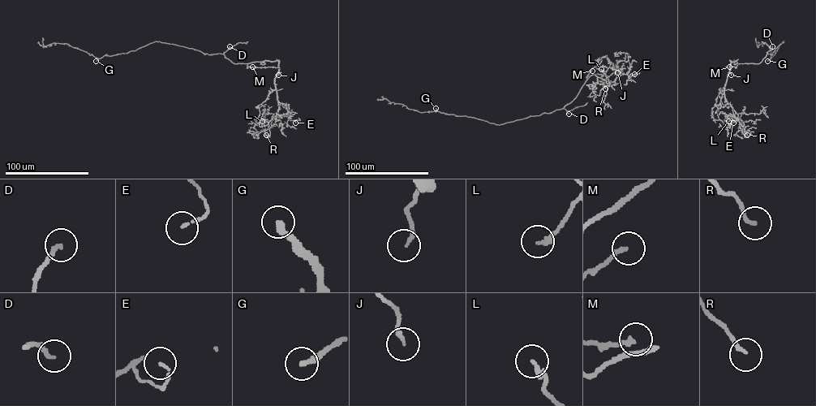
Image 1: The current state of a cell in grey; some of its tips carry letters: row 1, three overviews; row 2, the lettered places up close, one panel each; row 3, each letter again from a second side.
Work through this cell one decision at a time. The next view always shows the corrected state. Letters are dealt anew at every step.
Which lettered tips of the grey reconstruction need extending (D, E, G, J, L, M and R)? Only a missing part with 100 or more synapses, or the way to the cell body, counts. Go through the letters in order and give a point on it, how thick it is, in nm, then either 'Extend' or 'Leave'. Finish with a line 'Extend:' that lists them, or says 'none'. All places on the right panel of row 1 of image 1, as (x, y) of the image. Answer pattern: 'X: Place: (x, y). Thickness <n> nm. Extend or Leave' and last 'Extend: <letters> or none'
D: Place: (772, 46). Thickness 190 nm. Leave
E: Place: (733, 123). Thickness 100 nm. Leave
G: Place: (767, 61). Thickness 200 nm. Extend
J: Place: (731, 75). Thickness 140 nm. Leave
L: Place: (728, 121). Thickness 240 nm. Leave
M: Place: (729, 66). Thickness 190 nm. Leave
R: Place: (747, 135). Thickness 150 nm. Leave
Extend: G

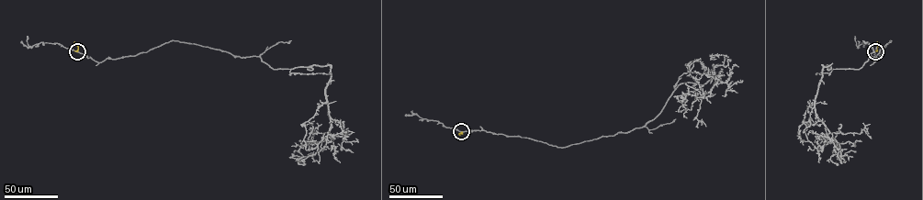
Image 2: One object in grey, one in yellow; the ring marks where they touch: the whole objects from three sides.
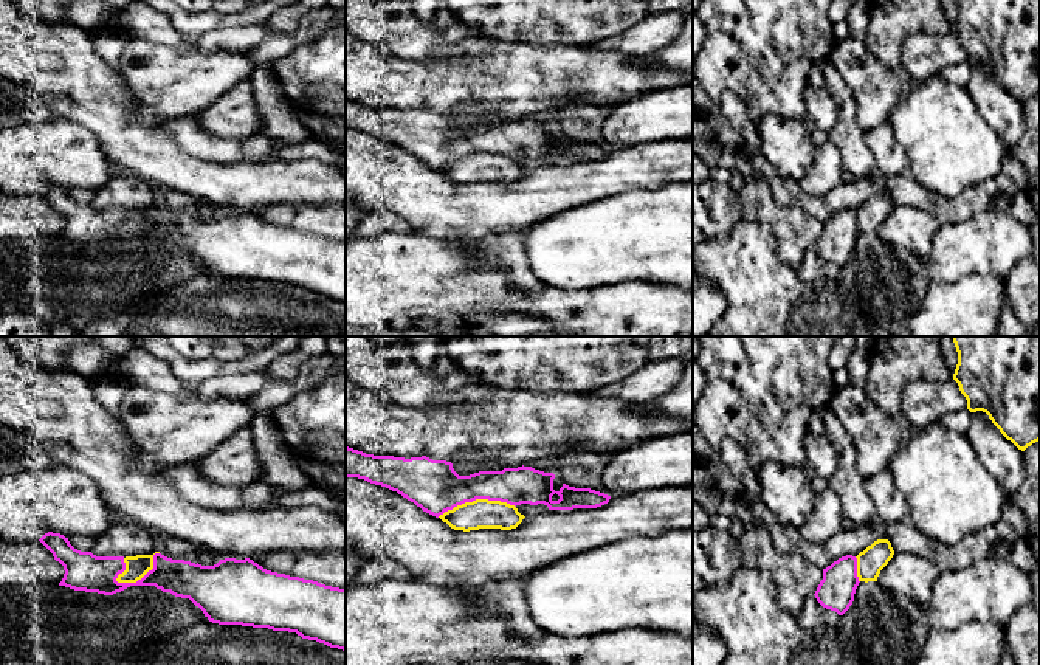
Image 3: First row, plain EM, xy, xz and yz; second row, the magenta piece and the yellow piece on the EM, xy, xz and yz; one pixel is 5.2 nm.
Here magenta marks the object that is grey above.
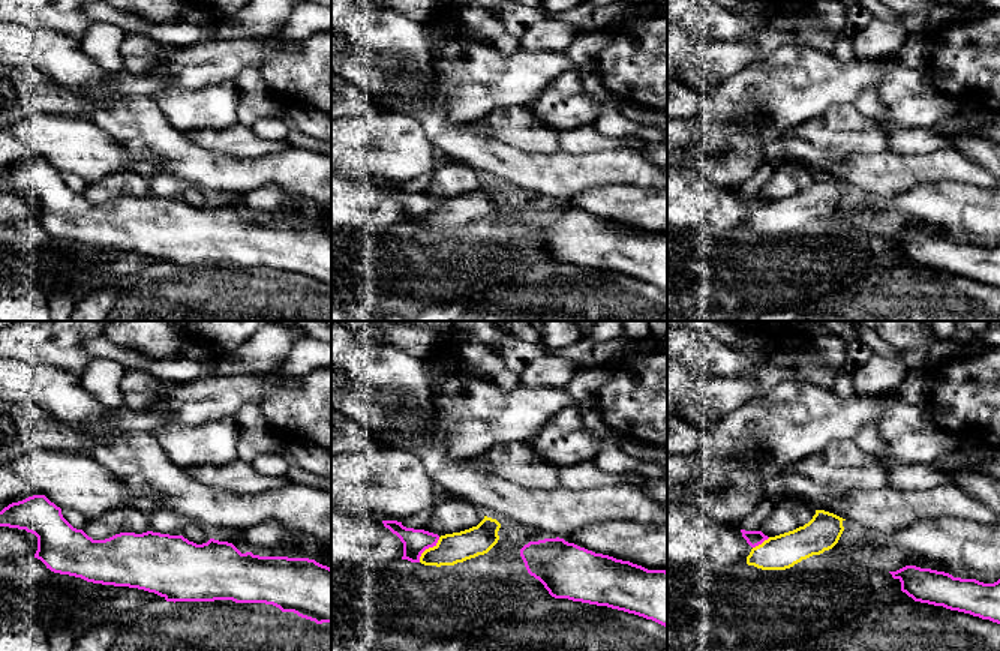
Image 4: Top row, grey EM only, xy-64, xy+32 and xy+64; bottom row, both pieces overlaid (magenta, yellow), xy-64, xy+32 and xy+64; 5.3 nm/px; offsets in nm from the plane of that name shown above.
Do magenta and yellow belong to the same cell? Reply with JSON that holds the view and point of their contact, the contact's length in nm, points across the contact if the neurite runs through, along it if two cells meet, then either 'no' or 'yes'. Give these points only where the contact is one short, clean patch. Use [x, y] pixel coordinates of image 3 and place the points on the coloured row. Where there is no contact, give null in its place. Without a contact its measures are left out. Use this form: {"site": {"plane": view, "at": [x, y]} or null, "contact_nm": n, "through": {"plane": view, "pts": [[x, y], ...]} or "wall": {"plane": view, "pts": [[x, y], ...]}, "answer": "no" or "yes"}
{"site": {"plane": "xy", "at": [143, 577]}, "contact_nm": 280, "wall": {"plane": "xy", "pts": [[158, 552], [154, 555], [152, 568], [135, 582], [115, 580]]}, "answer": "no"}

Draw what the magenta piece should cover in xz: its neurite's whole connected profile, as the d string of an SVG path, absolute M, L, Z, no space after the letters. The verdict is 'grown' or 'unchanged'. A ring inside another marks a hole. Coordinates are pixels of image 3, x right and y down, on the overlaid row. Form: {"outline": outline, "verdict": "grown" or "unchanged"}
{"outline": "M349 446L346 477L364 479L397 491L436 518L476 499L501 501L515 507L544 504L549 510L597 508L611 499L604 493L566 484L555 491L555 474L532 467L459 476L446 460L432 460L426 456L374 456Z", "verdict": "unchanged"}

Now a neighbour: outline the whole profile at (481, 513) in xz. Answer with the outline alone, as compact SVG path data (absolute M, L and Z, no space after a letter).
M476 499L439 516L454 530L516 529L525 518L515 505L501 501Z

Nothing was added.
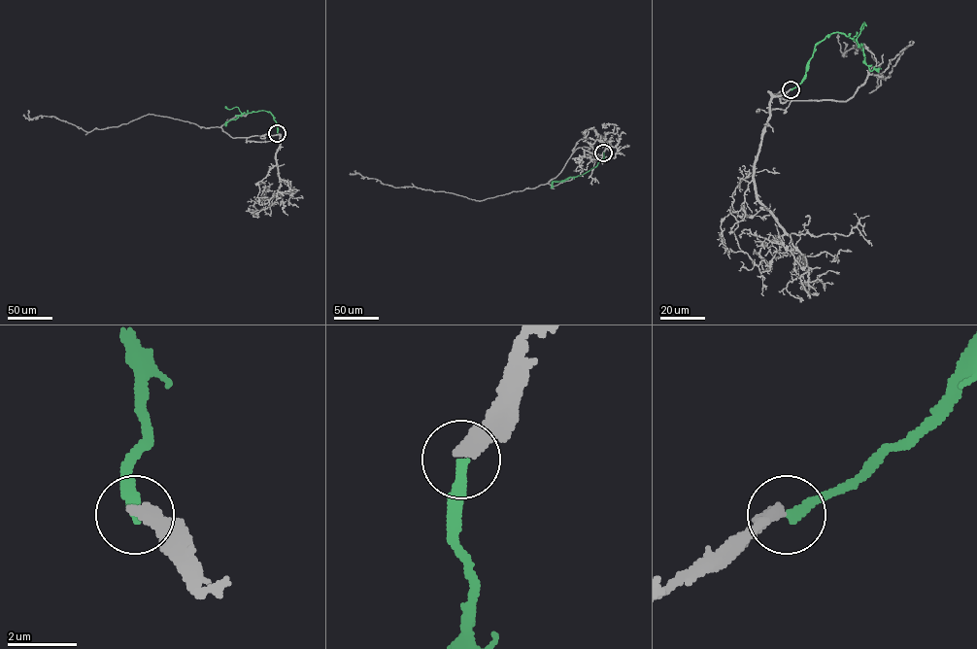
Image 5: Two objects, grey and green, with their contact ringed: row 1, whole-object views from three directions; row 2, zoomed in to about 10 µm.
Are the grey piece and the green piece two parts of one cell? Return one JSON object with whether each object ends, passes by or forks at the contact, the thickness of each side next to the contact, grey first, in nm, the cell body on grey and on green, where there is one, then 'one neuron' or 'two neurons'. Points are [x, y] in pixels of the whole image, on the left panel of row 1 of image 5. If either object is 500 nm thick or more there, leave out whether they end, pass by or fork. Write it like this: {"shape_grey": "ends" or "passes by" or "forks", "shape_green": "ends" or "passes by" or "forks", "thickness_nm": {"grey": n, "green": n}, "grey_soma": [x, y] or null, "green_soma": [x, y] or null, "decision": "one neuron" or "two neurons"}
{"shape_grey": "ends", "shape_green": "ends", "thickness_nm": {"grey": 420, "green": 300}, "grey_soma": null, "green_soma": null, "decision": "two neurons"}

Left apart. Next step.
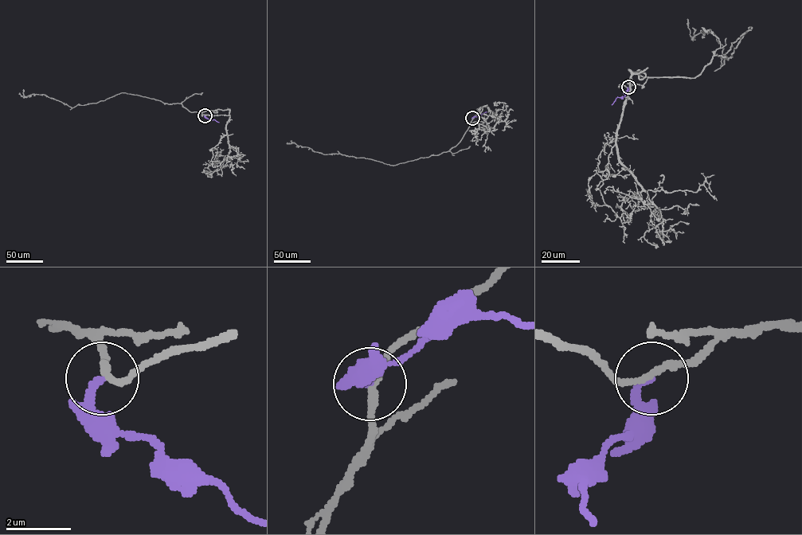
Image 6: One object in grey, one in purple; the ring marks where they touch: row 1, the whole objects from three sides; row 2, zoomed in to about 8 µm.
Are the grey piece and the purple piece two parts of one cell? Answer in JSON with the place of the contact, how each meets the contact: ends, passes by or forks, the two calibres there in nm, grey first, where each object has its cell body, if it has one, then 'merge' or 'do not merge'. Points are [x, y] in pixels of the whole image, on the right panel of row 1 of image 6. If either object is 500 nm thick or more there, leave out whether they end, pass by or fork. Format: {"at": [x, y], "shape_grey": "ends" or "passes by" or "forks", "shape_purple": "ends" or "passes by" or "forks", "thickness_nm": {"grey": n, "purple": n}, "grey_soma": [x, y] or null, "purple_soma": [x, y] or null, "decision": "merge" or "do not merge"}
{"at": [628, 87], "shape_grey": "passes by", "shape_purple": "ends", "thickness_nm": {"grey": 190, "purple": 200}, "grey_soma": null, "purple_soma": null, "decision": "do not merge"}

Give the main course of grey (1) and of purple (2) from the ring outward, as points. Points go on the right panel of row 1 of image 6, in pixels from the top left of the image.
1: (628, 87), (650, 77), (694, 78), (752, 29), (721, 66), (716, 37), (701, 30), (694, 39), (692, 27)
2: (628, 87), (625, 95), (616, 97), (612, 104)

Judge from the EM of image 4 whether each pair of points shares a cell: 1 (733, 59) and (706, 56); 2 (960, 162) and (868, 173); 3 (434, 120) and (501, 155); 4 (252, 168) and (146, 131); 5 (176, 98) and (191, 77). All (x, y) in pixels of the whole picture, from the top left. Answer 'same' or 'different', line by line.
1: same
2: same
3: same
4: same
5: different

